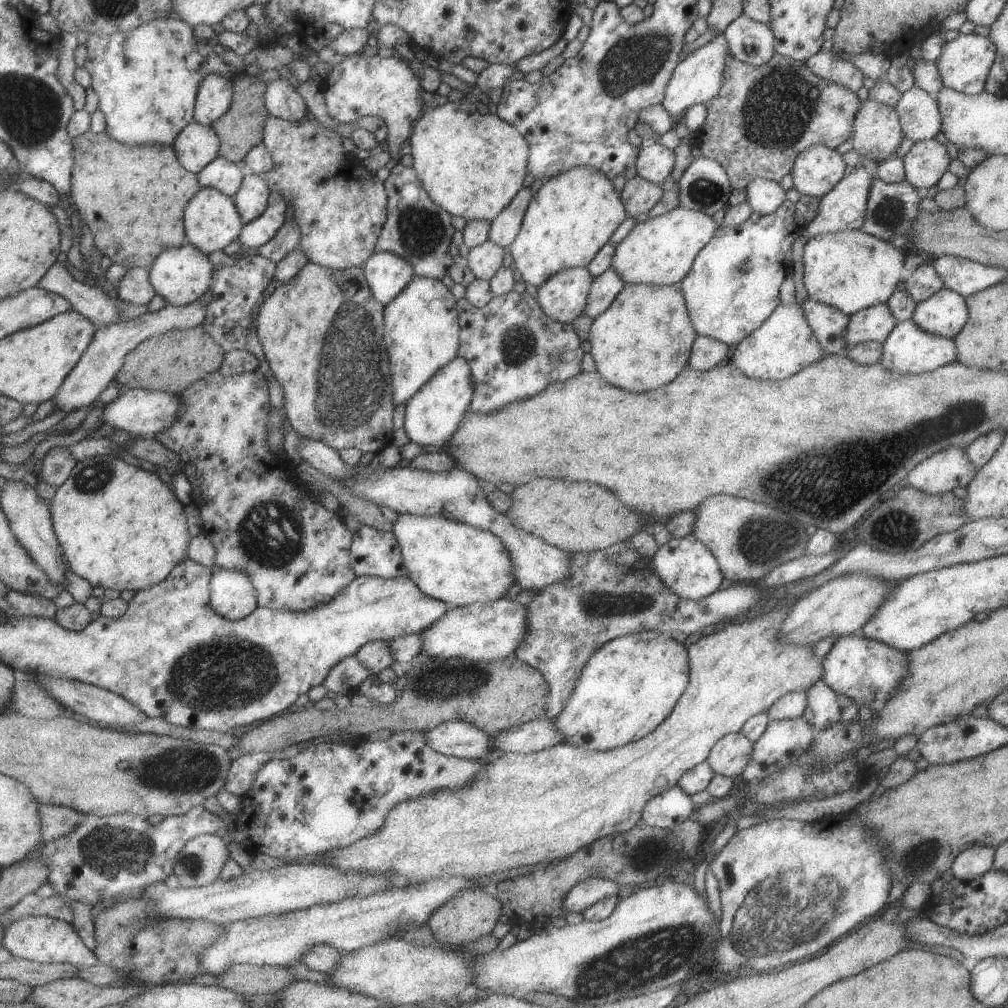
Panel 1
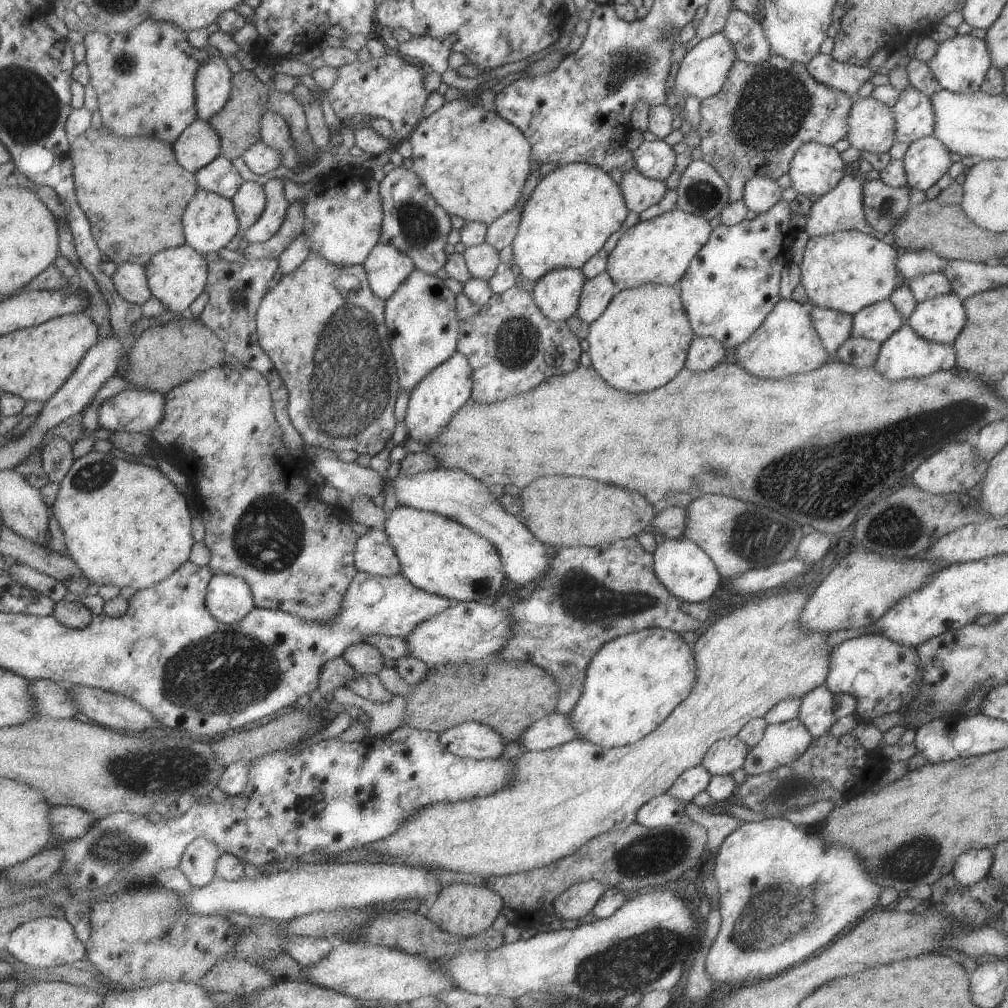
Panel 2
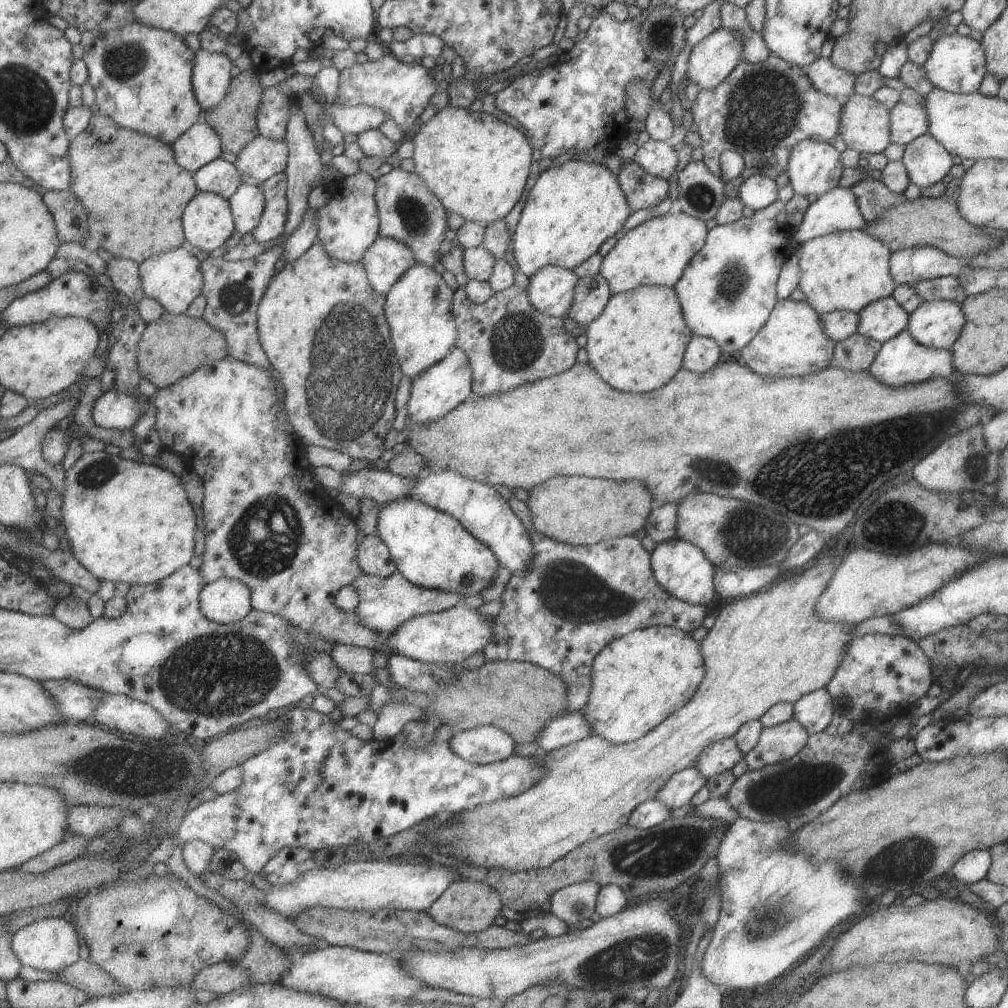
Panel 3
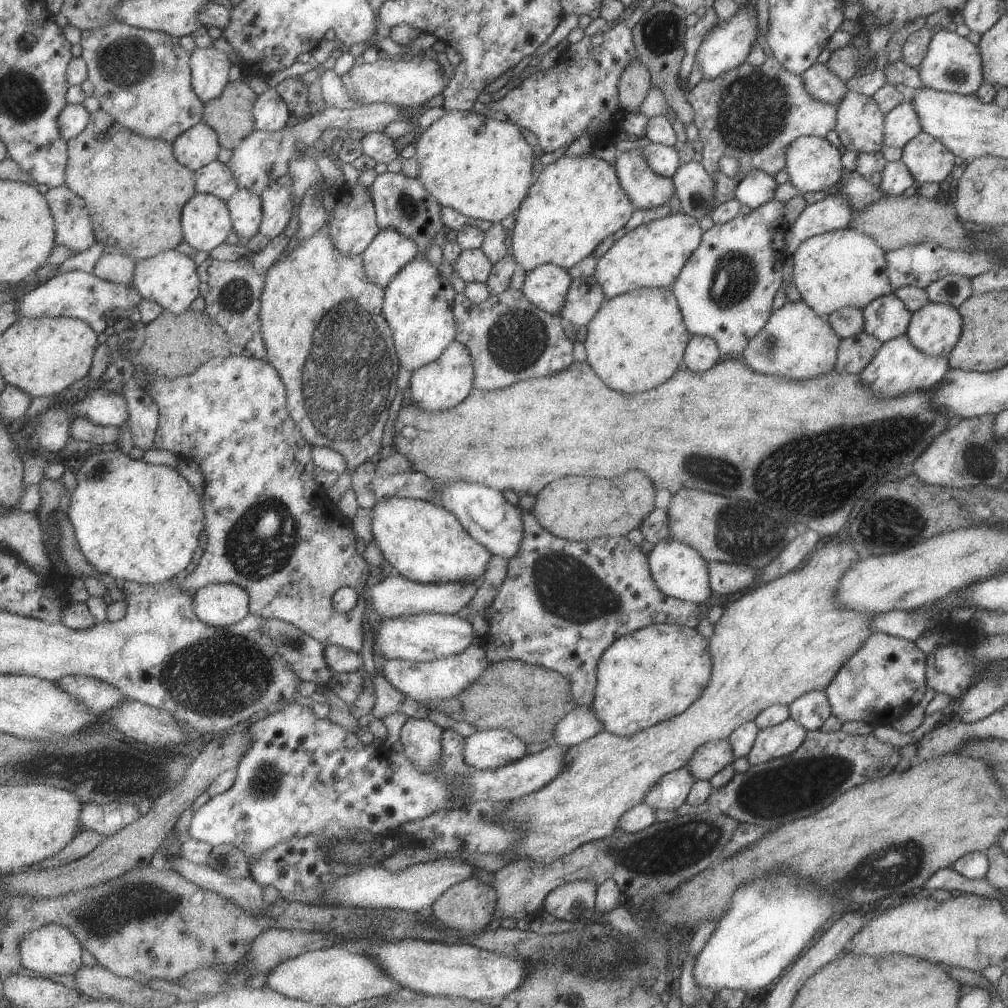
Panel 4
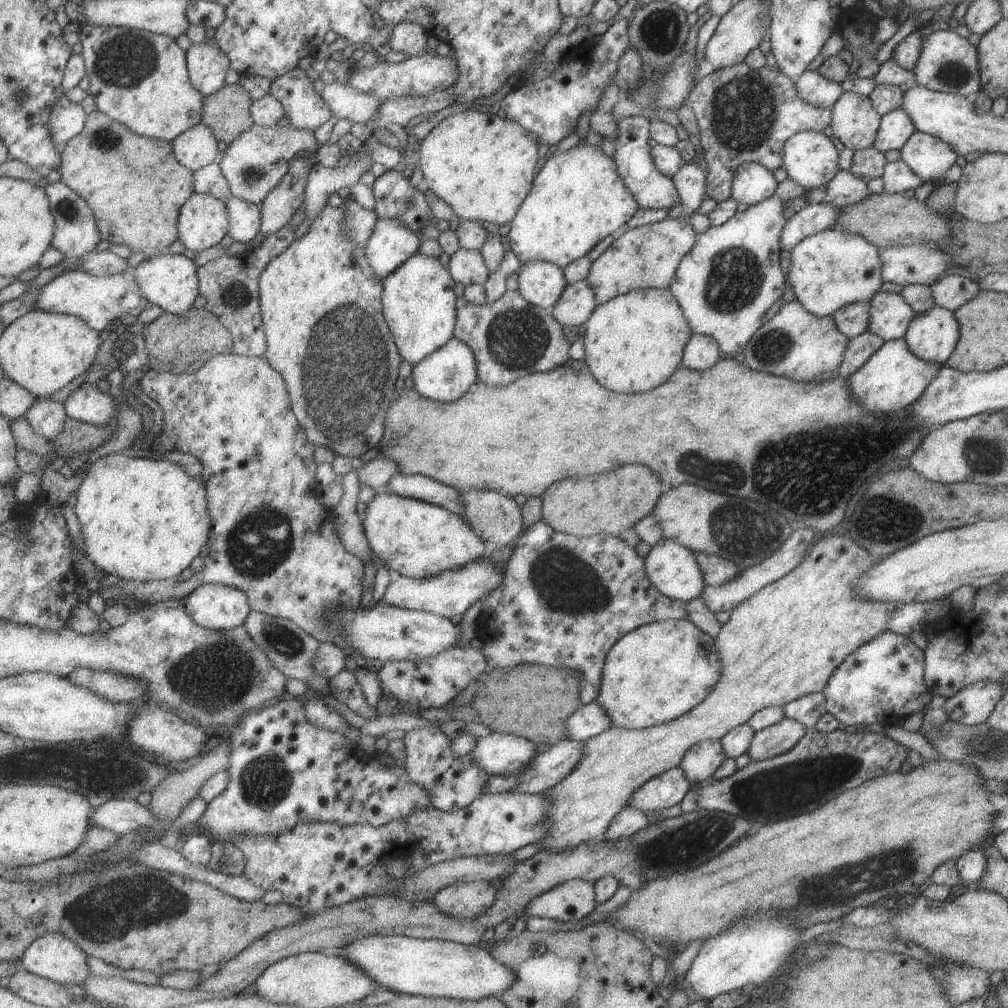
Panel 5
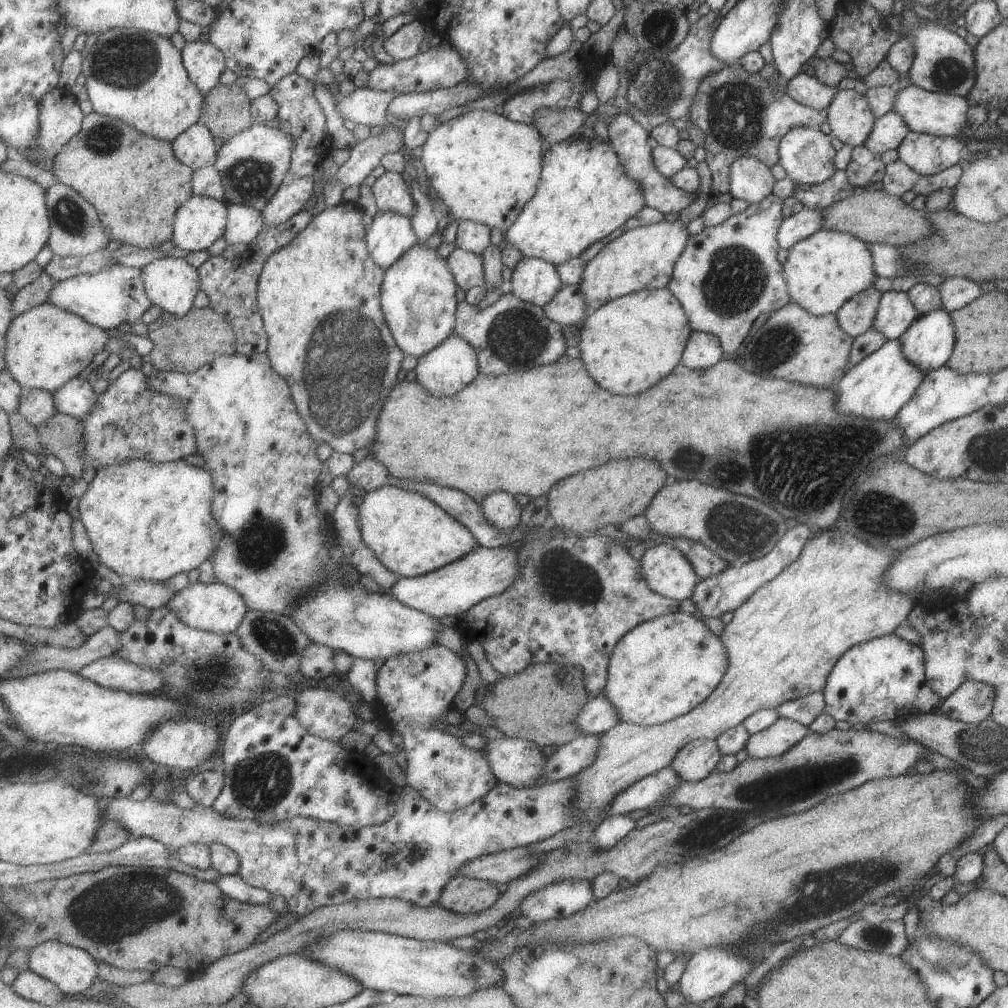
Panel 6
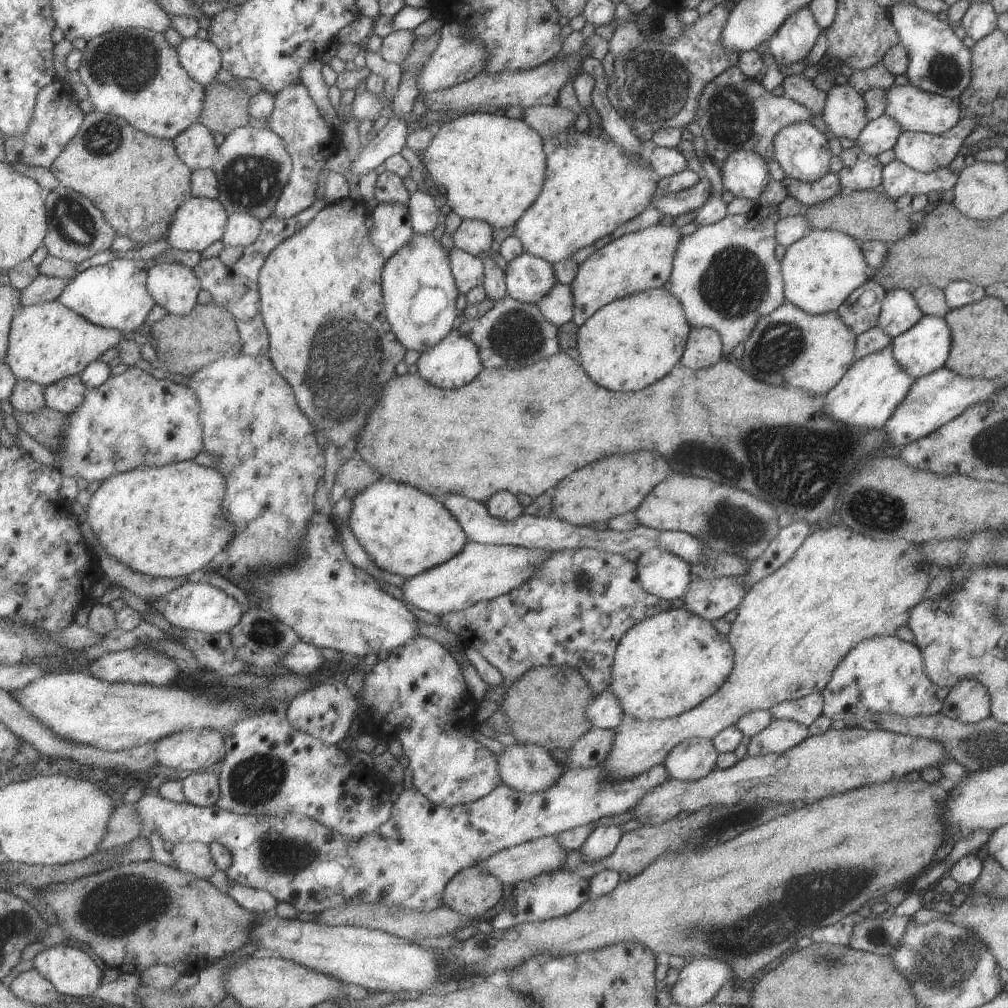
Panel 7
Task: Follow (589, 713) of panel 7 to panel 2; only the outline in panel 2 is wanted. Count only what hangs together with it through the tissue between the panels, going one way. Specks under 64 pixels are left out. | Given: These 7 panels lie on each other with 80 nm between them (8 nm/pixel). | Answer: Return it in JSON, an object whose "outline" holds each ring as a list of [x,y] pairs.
{"outline":[[[551,713],[528,726],[516,741],[527,751],[544,751],[579,738],[569,715]]]}

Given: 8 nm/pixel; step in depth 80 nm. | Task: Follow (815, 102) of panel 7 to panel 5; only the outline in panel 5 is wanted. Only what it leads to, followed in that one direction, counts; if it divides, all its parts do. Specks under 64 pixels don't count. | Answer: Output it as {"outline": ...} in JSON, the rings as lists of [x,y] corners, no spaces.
{"outline":[[[805,69],[793,82],[797,96],[814,107],[829,109],[844,91],[840,83],[829,82],[817,70]]]}

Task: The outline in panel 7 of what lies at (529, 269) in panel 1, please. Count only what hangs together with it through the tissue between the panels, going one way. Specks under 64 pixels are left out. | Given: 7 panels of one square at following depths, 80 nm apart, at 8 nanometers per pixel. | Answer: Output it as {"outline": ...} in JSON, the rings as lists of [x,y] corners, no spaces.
{"outline":[[[571,126],[561,132],[542,136],[542,149],[546,156],[546,169],[541,192],[517,220],[511,232],[511,235],[519,239],[525,252],[542,258],[549,264],[569,259],[573,251],[611,234],[620,224],[651,206],[657,177],[647,161],[644,163],[630,157],[600,126],[589,127],[583,132]]]}

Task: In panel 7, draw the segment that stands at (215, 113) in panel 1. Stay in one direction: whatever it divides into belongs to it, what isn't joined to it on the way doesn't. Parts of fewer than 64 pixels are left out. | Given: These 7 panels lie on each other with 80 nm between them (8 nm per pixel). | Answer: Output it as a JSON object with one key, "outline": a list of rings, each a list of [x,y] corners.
{"outline":[[[184,38],[178,46],[178,53],[185,70],[205,88],[217,80],[217,74],[223,68],[221,50],[209,38]]]}

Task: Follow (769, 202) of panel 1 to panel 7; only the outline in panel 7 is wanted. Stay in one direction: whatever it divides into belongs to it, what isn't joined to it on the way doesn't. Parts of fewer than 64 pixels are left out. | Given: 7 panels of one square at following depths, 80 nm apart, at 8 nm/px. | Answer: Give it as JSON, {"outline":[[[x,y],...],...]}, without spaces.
{"outline":[[[741,148],[726,154],[720,164],[720,179],[723,190],[728,190],[734,197],[750,198],[756,205],[761,192],[771,180],[767,163],[757,154]]]}

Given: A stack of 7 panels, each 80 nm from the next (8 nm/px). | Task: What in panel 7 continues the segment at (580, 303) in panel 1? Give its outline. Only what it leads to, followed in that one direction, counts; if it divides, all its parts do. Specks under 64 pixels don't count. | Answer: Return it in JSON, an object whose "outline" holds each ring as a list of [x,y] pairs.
{"outline":[[[523,251],[507,261],[504,283],[513,300],[534,304],[557,282],[546,260]]]}

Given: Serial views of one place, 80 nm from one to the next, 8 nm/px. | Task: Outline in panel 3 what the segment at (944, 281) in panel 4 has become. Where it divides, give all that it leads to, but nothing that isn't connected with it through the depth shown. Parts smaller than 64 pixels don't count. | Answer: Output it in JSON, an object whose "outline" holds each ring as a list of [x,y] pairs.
{"outline":[[[953,275],[921,281],[912,287],[923,301],[944,300],[953,301],[959,305],[967,296],[965,291],[962,291],[958,278]]]}

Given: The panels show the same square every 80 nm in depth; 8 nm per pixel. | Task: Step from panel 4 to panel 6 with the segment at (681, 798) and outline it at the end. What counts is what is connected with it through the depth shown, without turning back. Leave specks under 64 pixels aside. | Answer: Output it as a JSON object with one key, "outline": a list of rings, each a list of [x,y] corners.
{"outline":[[[664,766],[639,780],[633,782],[632,785],[627,786],[621,790],[620,793],[616,794],[616,797],[612,798],[611,802],[604,808],[604,814],[607,816],[611,815],[627,815],[632,810],[643,810],[647,807],[656,805],[662,801],[665,795],[670,795],[673,789],[676,789],[678,782],[681,781],[673,772],[673,769],[669,766]]]}

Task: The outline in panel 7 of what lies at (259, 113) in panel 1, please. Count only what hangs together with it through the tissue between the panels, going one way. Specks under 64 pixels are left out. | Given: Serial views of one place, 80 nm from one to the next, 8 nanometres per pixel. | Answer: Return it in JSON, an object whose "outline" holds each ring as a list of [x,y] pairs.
{"outline":[[[215,81],[206,88],[204,113],[198,122],[213,132],[227,136],[236,128],[246,127],[251,120],[251,94],[235,81]]]}

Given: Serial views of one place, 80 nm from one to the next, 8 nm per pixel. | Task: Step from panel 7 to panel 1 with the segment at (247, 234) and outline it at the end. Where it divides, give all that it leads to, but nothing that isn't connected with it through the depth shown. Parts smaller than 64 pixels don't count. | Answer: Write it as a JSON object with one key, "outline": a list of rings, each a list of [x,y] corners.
{"outline":[[[247,171],[239,192],[234,196],[245,225],[263,216],[271,195],[272,190],[265,176]]]}

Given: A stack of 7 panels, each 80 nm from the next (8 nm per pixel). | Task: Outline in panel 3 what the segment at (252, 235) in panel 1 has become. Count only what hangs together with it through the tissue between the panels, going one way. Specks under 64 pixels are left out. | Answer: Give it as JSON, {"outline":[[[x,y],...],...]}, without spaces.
{"outline":[[[276,174],[261,187],[266,196],[266,209],[260,225],[252,234],[259,243],[278,241],[284,236],[289,220],[288,174]]]}

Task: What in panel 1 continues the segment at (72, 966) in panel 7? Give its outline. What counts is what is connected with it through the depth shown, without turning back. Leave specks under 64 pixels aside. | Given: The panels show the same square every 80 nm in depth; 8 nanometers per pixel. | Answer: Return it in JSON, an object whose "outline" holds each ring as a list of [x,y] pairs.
{"outline":[[[30,916],[10,924],[6,929],[4,946],[21,959],[38,963],[71,963],[93,966],[100,964],[94,950],[91,950],[76,931],[72,923],[53,917]]]}

